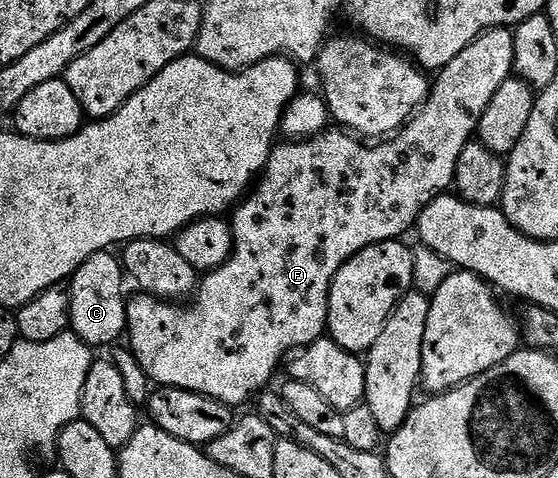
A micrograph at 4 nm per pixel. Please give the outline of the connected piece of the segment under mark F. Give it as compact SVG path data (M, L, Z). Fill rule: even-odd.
M508 27L490 29L472 41L470 47L466 47L466 51L459 53L452 62L435 74L436 81L434 77L430 85L428 100L424 102L416 116L391 139L384 139L379 143L365 143L353 136L351 132L332 127L307 141L288 141L280 146L277 144L269 152L268 162L264 164L264 172L255 182L254 188L231 210L230 224L234 248L230 259L226 263L222 263L222 267L211 269L209 273L203 274L199 278L198 288L187 303L162 301L158 297L147 295L136 295L136 298L131 298L128 301L126 341L133 355L138 359L138 363L142 363L148 380L160 387L201 393L207 397L213 397L215 401L239 407L243 401L251 402L257 394L269 388L268 380L275 375L280 360L282 360L282 365L289 355L295 354L305 345L313 345L317 339L325 336L328 328L328 292L332 286L332 276L355 253L362 251L367 245L377 245L383 241L395 241L403 238L405 236L403 233L411 225L413 228L419 222L420 212L436 197L445 196L453 188L458 167L458 155L462 155L462 147L466 147L466 143L473 140L478 129L478 122L482 119L486 107L490 107L490 99L494 99L494 91L498 91L498 87L502 87L502 83L506 83L509 77L513 76L514 39L512 35L513 30Z

